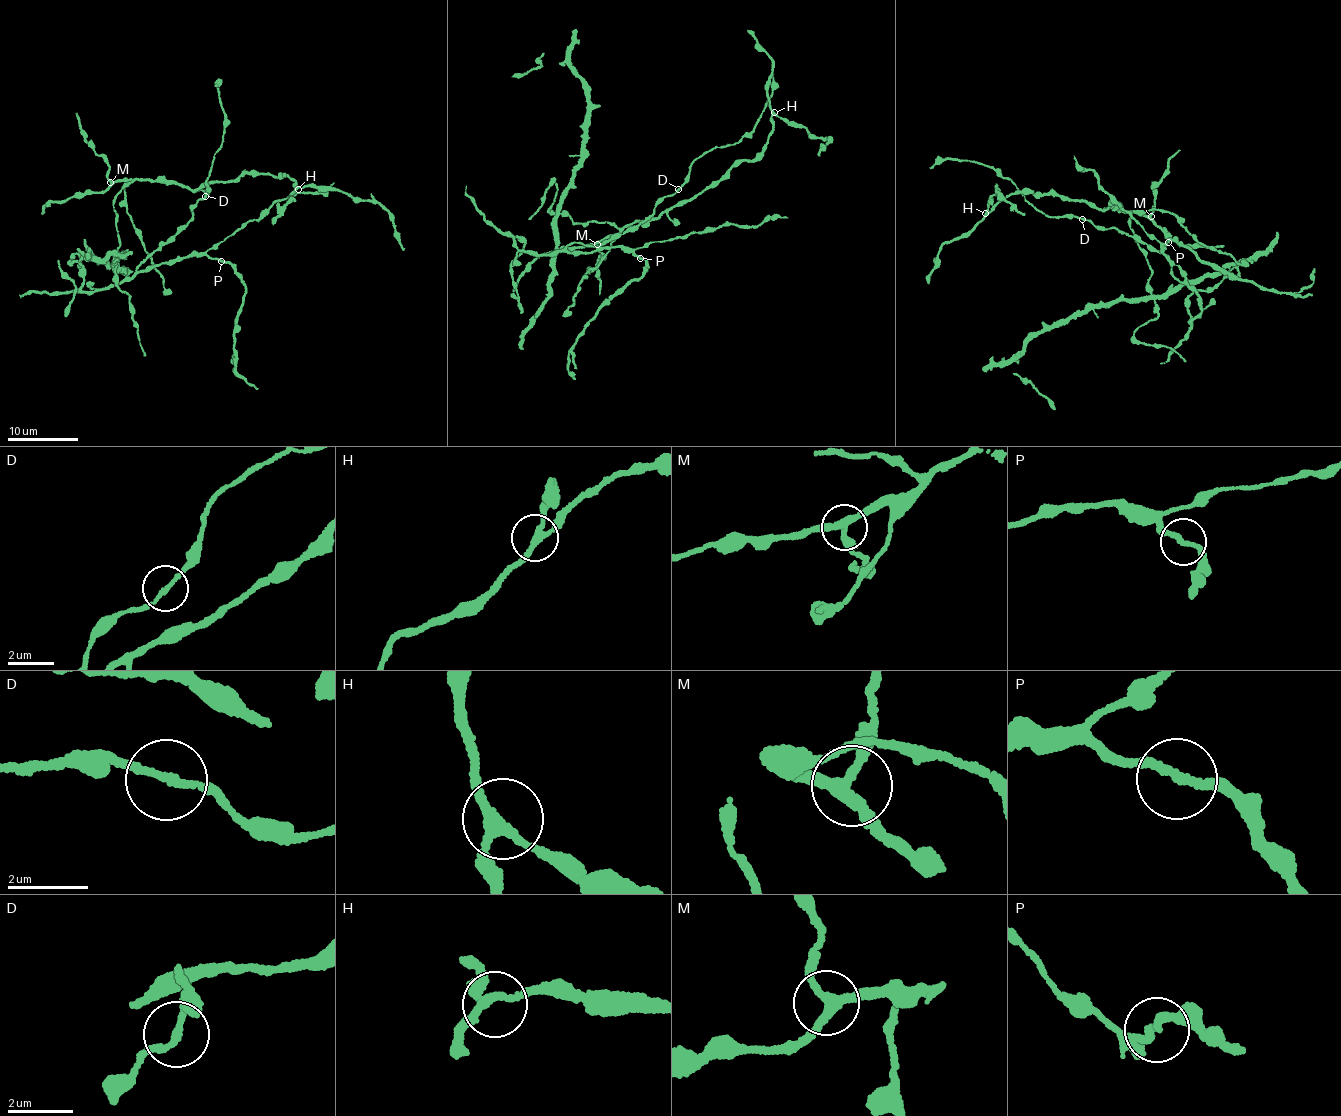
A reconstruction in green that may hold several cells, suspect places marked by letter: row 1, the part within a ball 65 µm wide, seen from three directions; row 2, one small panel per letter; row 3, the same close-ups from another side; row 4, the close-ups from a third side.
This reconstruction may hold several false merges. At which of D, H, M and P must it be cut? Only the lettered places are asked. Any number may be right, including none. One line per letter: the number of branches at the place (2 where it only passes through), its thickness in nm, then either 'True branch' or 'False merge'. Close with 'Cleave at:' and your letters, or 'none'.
D: Branches: 2. Thickness 170 nm. True branch
H: Branches: 3. Thickness 240 nm. True branch
M: Branches: 3. Thickness 240 nm. True branch
P: Branches: 2. Thickness 200 nm. True branch
Cleave at: none

